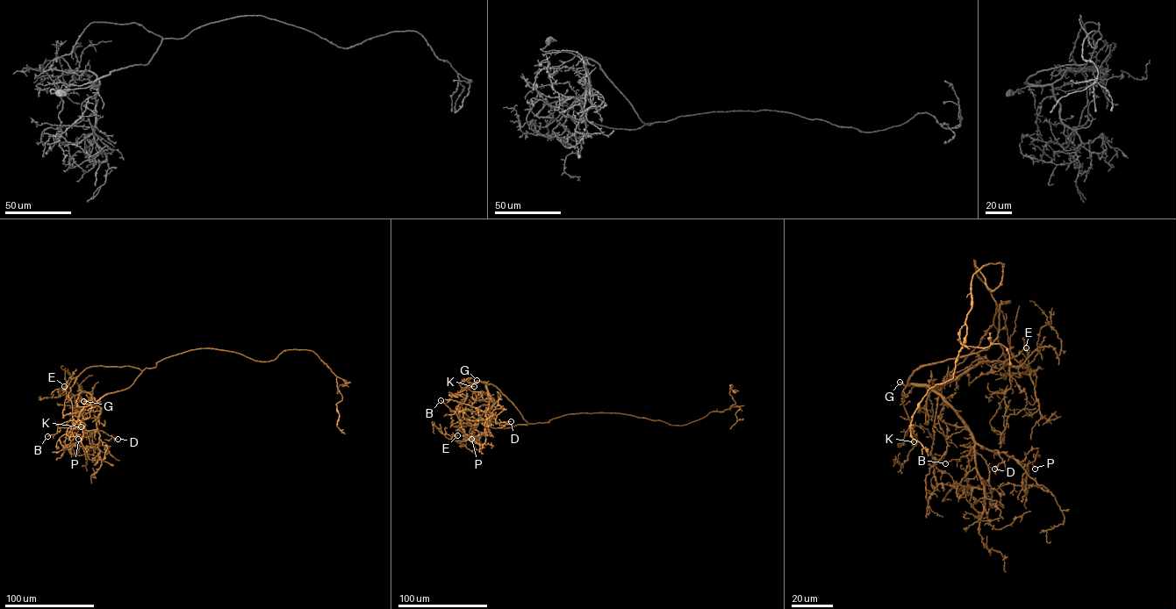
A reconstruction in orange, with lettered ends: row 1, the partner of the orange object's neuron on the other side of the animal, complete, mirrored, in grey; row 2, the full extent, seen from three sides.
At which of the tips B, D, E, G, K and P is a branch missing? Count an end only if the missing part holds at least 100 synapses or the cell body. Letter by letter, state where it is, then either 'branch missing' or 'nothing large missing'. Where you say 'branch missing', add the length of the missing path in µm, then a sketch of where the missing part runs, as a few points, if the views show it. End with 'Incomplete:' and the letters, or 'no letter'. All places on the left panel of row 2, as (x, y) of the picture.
B: place (47, 436); nothing large missing
D: place (118, 439); nothing large missing
E: place (64, 386); nothing large missing
G: place (83, 401); branch missing; missing 45 µm
K: place (81, 426); nothing large missing
P: place (78, 439); nothing large missing
Incomplete: G

